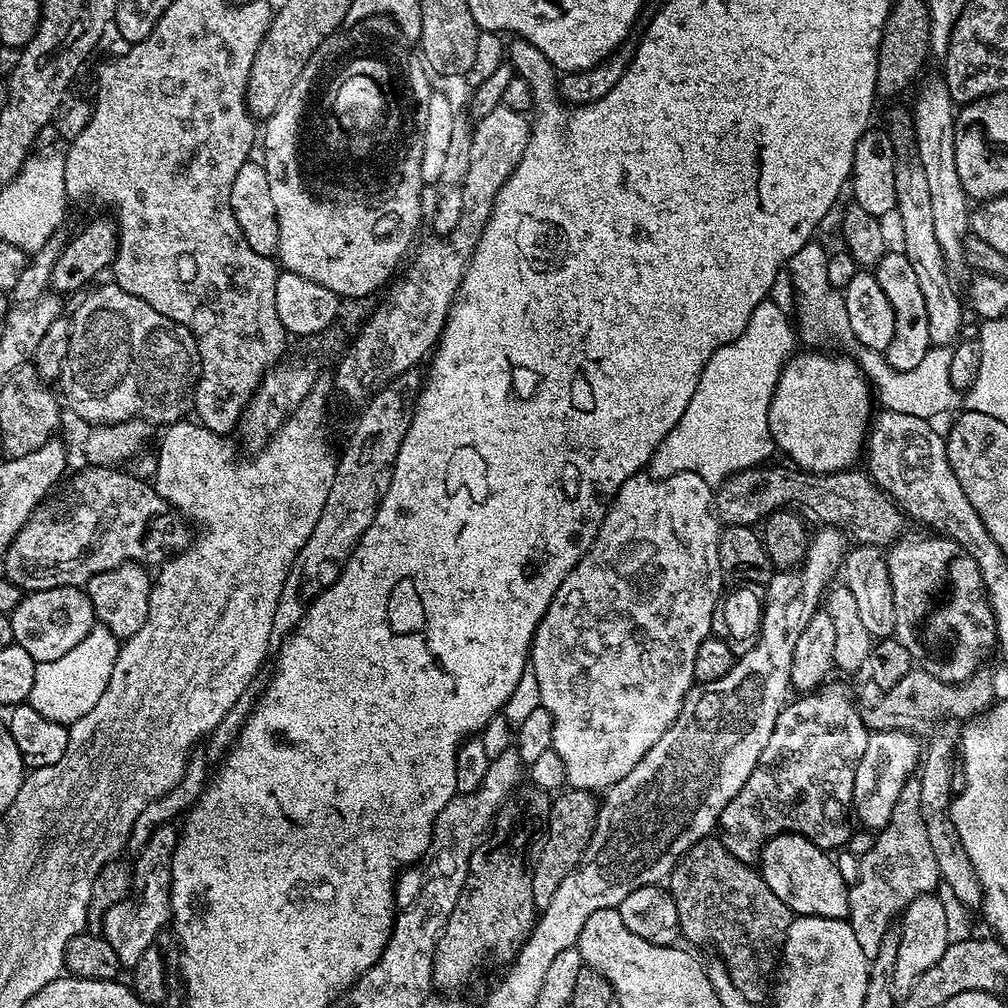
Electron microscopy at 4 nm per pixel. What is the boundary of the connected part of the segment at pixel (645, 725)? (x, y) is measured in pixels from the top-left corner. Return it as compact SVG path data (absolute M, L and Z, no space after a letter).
M683 472L661 480L651 474L634 475L616 491L616 497L608 506L608 513L604 515L604 521L590 550L586 550L574 570L566 574L562 586L558 586L546 614L538 622L536 633L532 635L530 671L534 678L538 678L540 707L552 715L552 748L562 758L562 766L566 766L568 788L577 788L593 794L600 794L612 788L622 778L626 778L626 774L630 774L630 770L634 770L638 762L642 762L646 750L650 750L650 746L654 746L654 742L658 742L658 738L662 738L662 734L666 734L668 727L678 718L684 699L696 683L694 662L698 658L698 646L702 646L704 639L712 635L714 610L725 591L726 577L722 562L718 558L721 531L722 525L714 511L713 485L698 478L698 474Z

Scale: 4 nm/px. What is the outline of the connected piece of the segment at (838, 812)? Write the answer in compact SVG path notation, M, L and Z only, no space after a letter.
M836 696L828 712L823 712L820 708L788 706L778 714L774 734L770 734L770 742L766 750L762 750L762 758L754 766L750 778L746 778L742 790L738 790L726 810L722 810L718 821L719 840L734 858L744 864L755 865L765 844L783 832L804 836L825 850L840 848L851 838L852 824L854 825L852 795L855 770L865 753L870 733L862 722L859 711L844 712L847 704L846 697Z

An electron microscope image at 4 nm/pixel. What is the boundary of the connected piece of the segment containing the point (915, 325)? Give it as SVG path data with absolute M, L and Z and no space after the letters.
M888 250L874 267L878 286L886 293L890 306L894 309L894 342L883 352L885 360L894 370L914 370L922 358L926 358L928 349L933 347L930 338L930 318L926 318L926 298L910 266L910 258L903 251Z

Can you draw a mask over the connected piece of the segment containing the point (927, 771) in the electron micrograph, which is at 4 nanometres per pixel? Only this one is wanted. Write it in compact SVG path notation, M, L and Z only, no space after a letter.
M944 736L931 737L932 745L927 745L926 755L918 769L918 779L922 790L922 822L926 822L926 835L930 837L930 847L934 849L934 858L938 862L938 870L943 883L950 886L958 902L966 906L979 905L982 897L978 876L974 874L974 866L970 866L970 858L966 858L966 850L962 850L962 842L958 838L958 830L954 830L954 822L950 819L952 811L952 775L957 775L958 764L951 760L954 744Z

